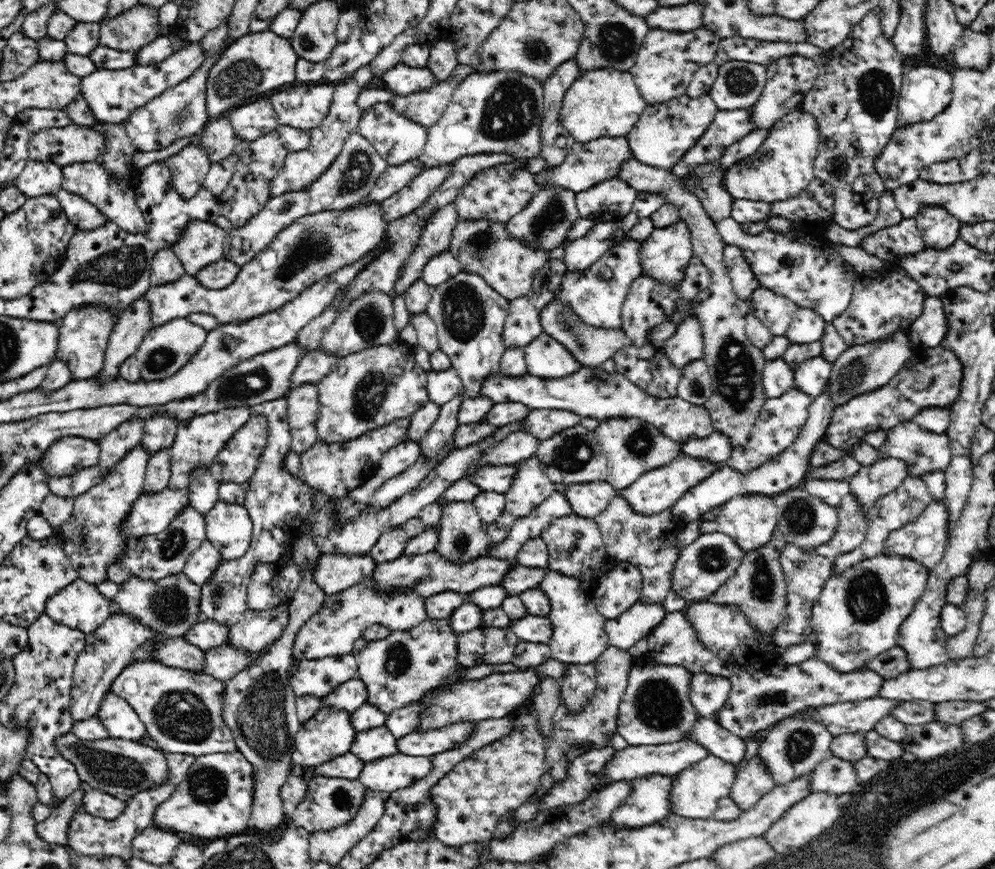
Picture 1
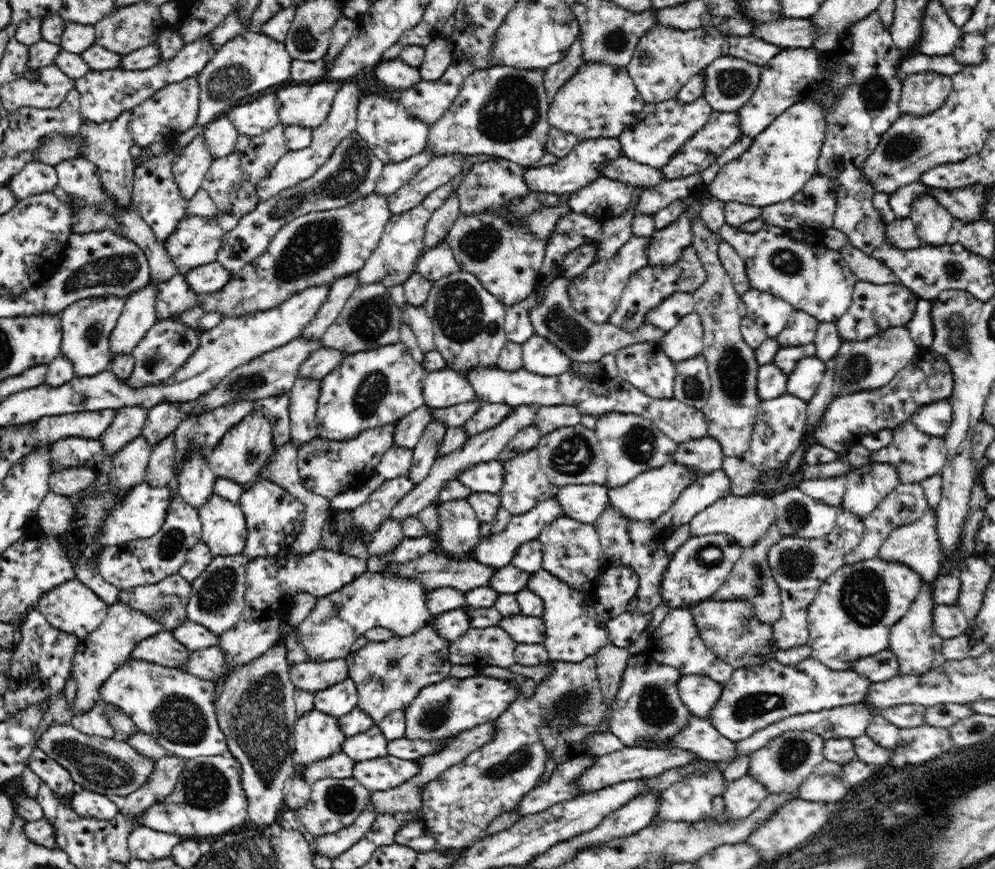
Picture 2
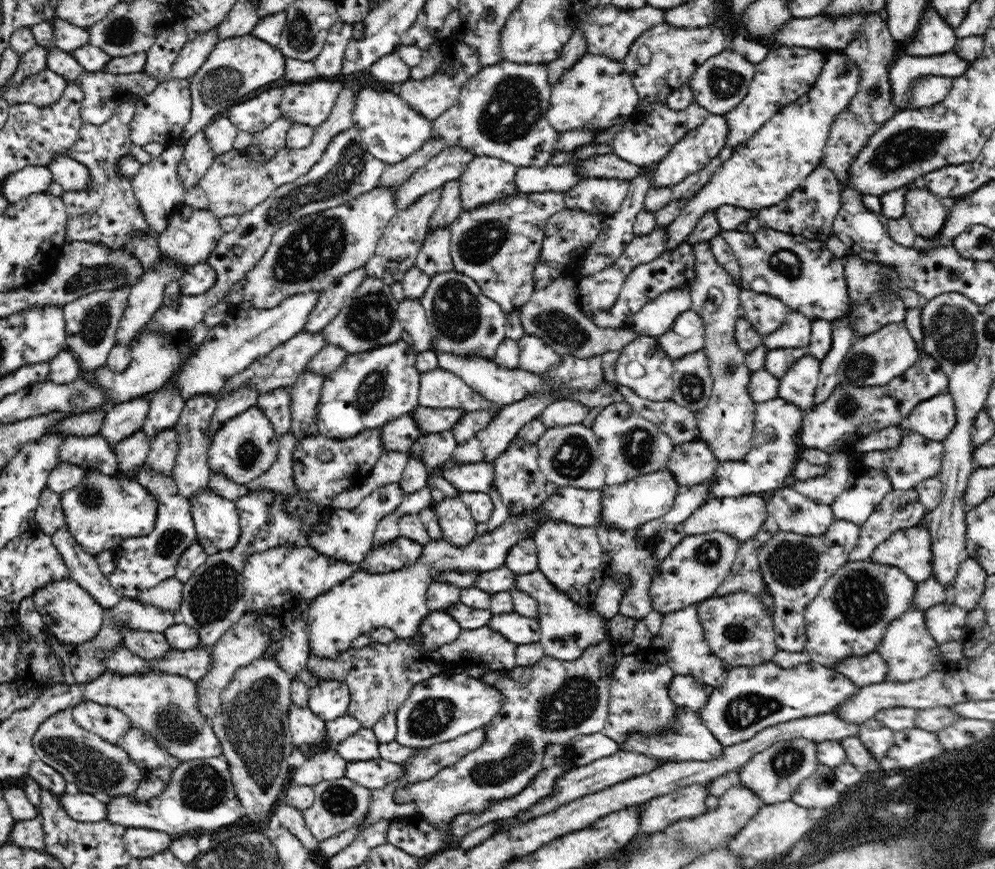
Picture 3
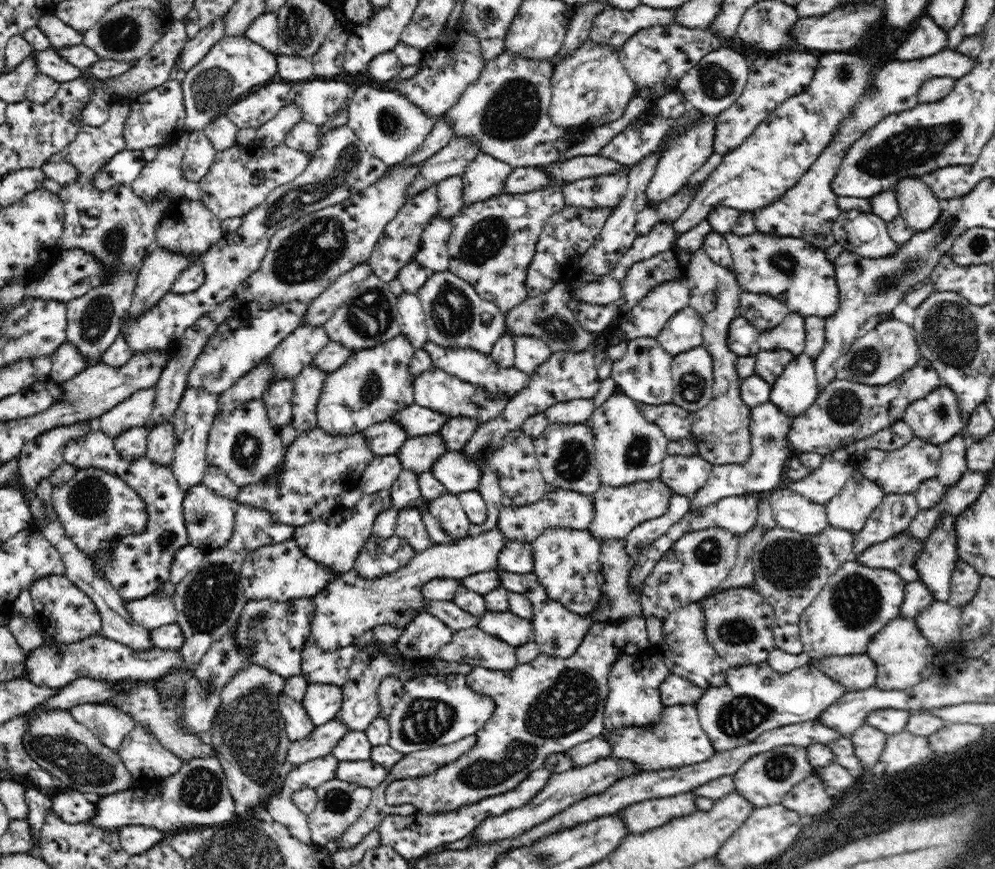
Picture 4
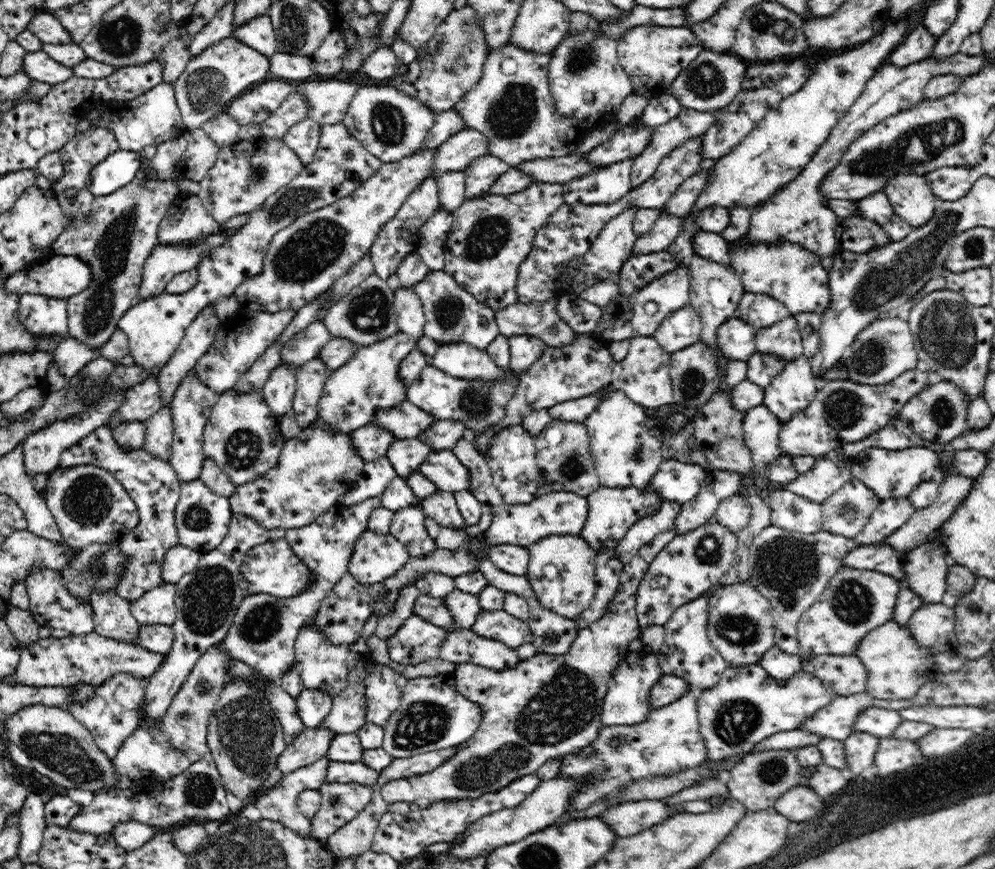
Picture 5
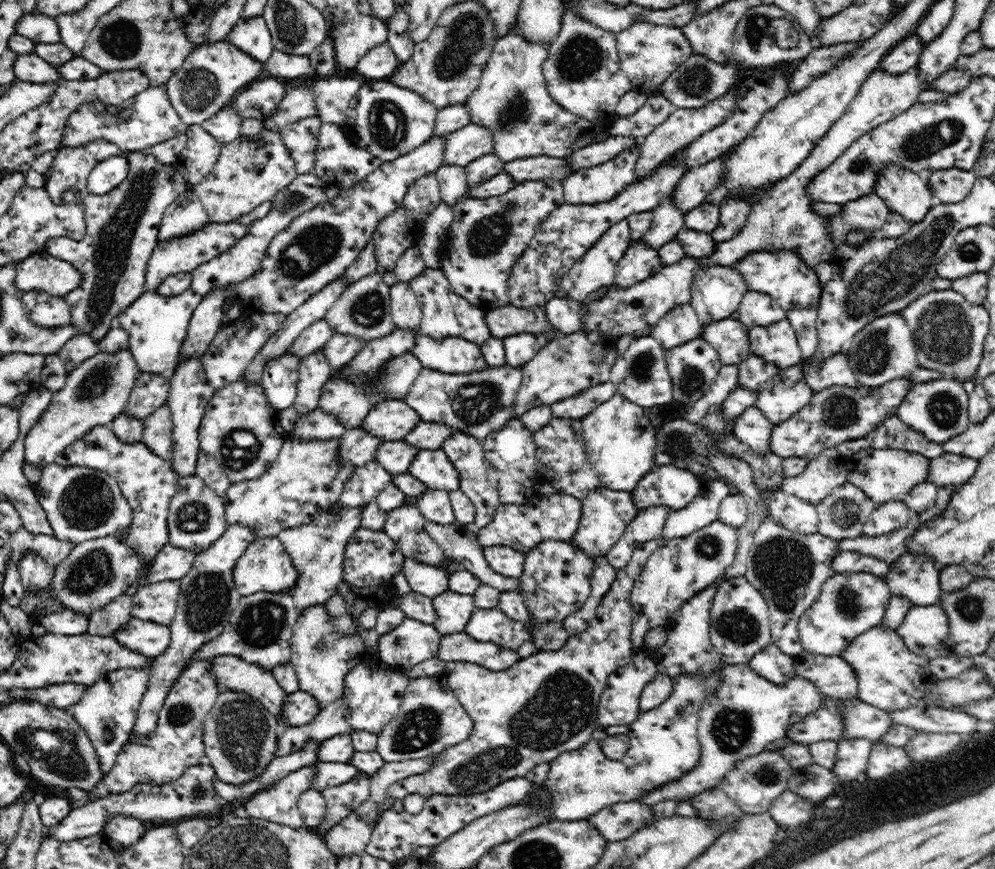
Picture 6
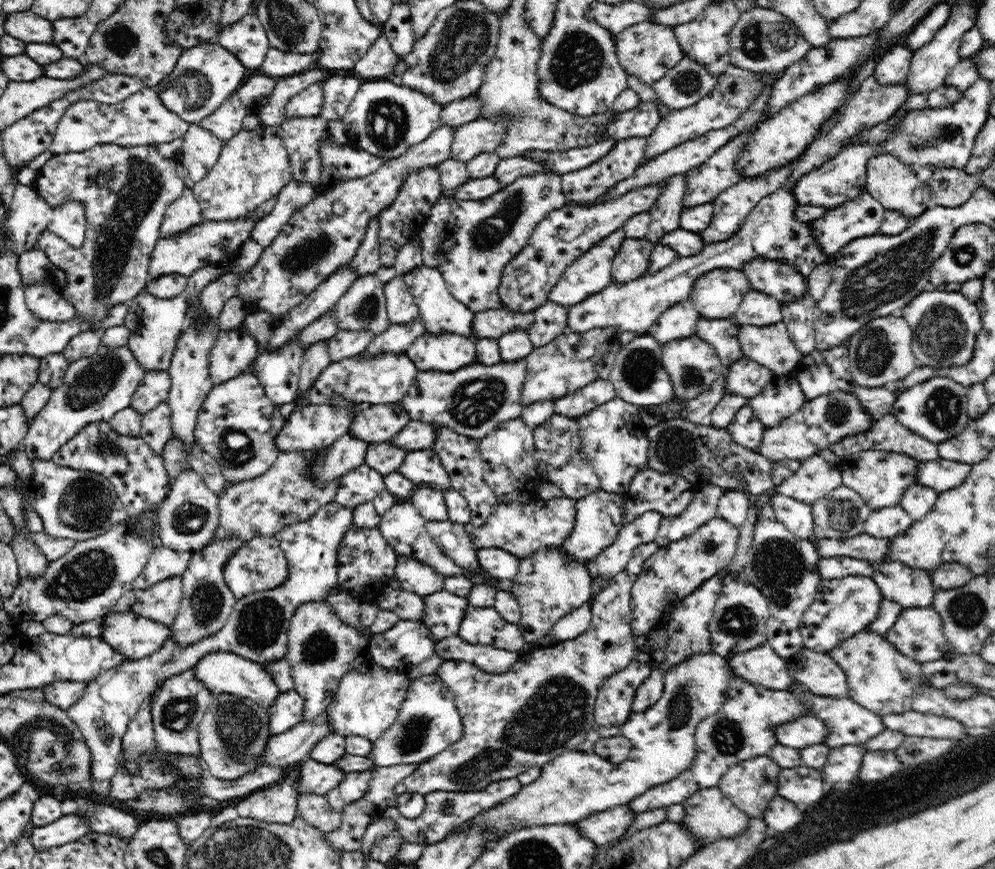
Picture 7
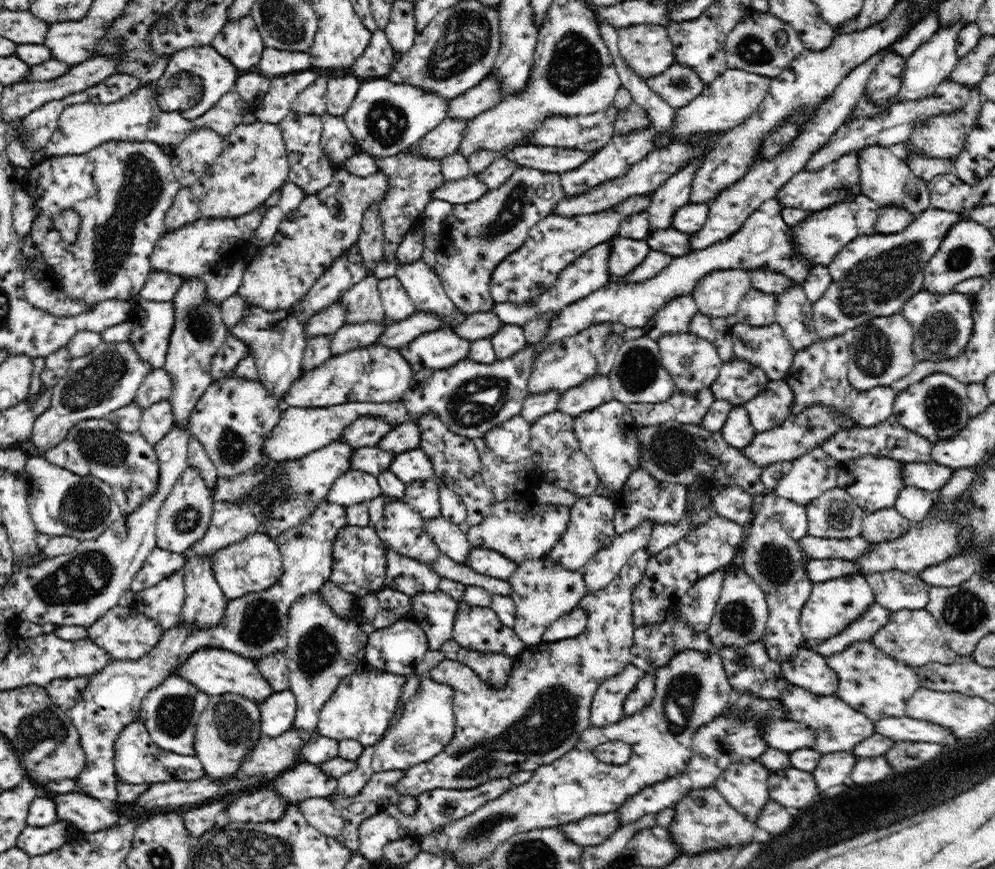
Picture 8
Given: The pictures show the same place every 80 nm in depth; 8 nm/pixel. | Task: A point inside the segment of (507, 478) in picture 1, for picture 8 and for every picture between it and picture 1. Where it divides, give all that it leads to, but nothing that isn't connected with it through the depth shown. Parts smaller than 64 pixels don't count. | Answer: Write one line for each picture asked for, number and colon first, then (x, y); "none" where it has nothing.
2: (486, 477)
3: (471, 477)
4: (452, 469)
5: (442, 467)
6: (431, 466)
7: (422, 466)
8: (410, 465)

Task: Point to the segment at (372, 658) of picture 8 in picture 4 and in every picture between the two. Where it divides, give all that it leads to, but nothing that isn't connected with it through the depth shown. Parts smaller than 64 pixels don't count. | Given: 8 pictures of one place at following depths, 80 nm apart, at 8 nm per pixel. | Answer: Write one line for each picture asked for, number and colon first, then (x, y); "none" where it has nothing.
4: (422, 638)
5: (415, 641)
6: (406, 645)
7: (408, 643)

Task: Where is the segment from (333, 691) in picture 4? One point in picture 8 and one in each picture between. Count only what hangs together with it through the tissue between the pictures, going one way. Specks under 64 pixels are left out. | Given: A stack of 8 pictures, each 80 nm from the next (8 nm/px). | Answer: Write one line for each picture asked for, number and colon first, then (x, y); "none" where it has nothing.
5: (312, 706)
6: (299, 708)
7: (286, 711)
8: (277, 712)

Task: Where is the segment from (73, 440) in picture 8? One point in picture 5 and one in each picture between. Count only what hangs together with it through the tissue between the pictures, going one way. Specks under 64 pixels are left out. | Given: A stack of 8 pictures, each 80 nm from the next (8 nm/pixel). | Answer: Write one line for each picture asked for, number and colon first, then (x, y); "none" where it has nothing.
5: (152, 483)
6: (148, 482)
7: (137, 473)

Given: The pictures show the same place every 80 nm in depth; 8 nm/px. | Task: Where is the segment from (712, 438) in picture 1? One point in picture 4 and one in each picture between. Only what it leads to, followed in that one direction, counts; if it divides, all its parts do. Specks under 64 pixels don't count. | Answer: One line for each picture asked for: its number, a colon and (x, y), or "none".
2: (702, 456)
3: (691, 463)
4: (684, 476)

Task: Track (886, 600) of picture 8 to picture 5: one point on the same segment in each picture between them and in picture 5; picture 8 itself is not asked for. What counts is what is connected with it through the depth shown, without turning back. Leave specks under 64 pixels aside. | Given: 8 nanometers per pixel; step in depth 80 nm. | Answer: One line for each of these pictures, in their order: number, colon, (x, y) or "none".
5: (925, 567)
6: (915, 578)
7: (908, 588)

